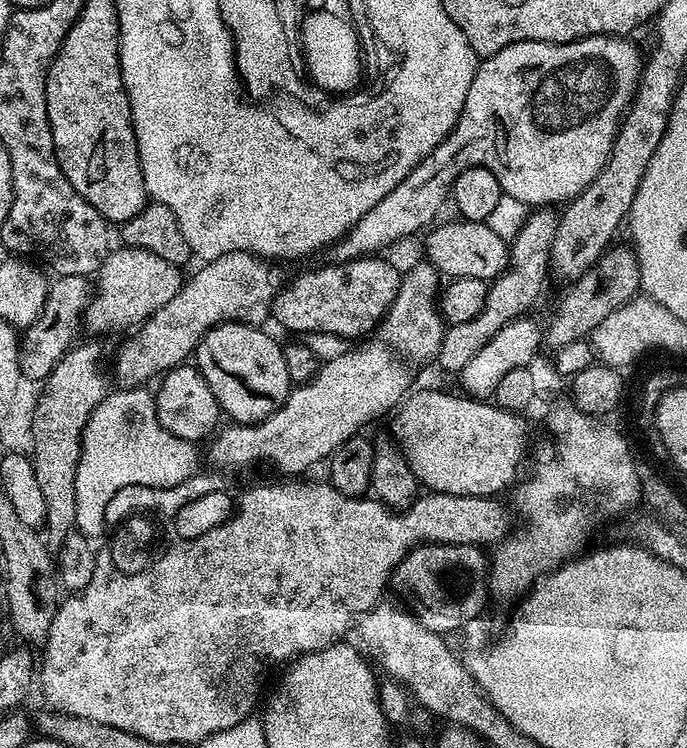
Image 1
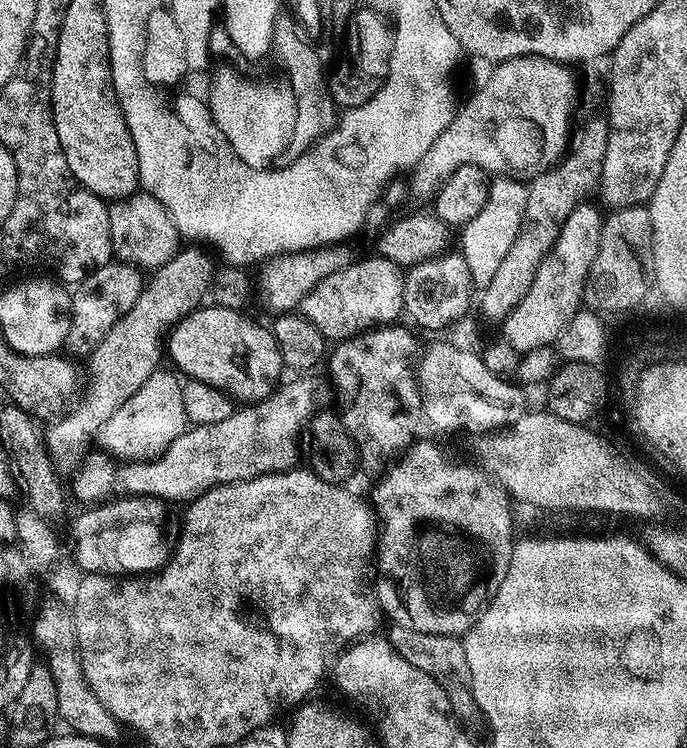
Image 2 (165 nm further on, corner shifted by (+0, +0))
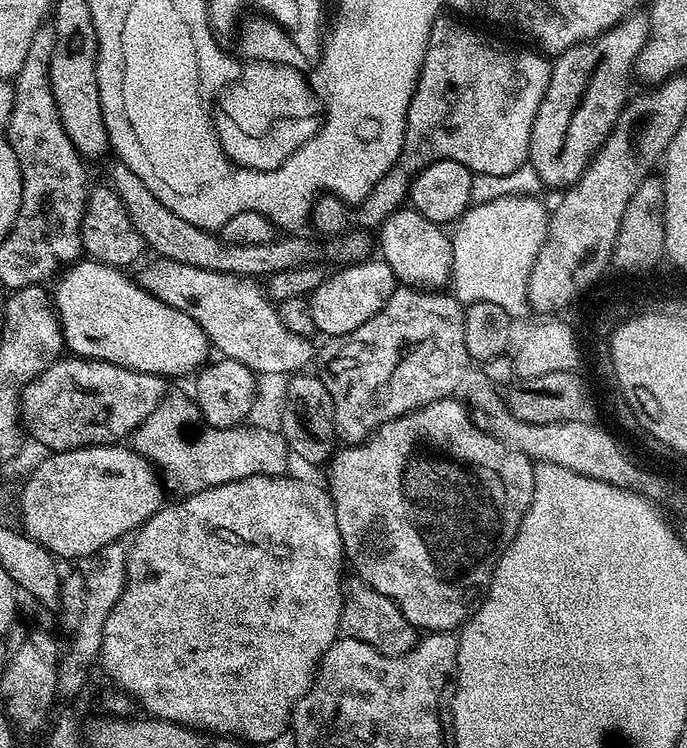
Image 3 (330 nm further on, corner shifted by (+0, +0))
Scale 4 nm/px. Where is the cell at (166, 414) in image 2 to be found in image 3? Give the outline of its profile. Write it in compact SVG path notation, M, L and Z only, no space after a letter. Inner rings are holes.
M165 395L164 401L149 414L142 423L132 431L130 446L141 456L148 457L159 471L166 477L167 483L181 484L192 492L201 492L214 486L222 486L226 482L234 482L251 476L282 476L289 471L290 453L288 443L279 431L268 428L210 428L200 418L200 407L195 399L184 396Z

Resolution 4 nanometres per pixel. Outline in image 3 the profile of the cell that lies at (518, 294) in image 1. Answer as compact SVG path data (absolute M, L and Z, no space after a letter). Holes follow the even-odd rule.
M629 14L619 20L613 28L603 32L601 36L575 44L573 48L568 48L555 57L550 82L542 98L542 106L538 106L538 114L530 130L530 146L528 147L528 164L537 171L540 183L545 189L567 190L576 184L580 175L588 169L592 157L596 155L600 145L618 122L621 110L630 99L628 79L633 79L636 59L647 41L647 15Z

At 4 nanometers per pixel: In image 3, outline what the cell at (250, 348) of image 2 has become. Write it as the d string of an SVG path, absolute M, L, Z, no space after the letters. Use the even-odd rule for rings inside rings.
M91 258L81 259L63 269L62 275L55 281L54 307L64 336L64 348L71 355L83 356L85 360L110 362L123 368L133 368L135 372L149 372L165 378L195 373L209 359L210 353L208 335L202 326L194 322L190 314L182 314L182 310L154 298L128 274Z

